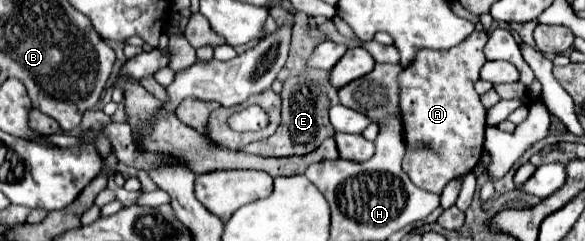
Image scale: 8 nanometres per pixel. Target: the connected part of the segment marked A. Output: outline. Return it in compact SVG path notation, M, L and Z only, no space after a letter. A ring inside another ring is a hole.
M473 31L461 45L451 49L423 49L399 75L403 133L409 145L403 157L403 171L417 187L429 193L441 195L451 179L471 173L481 159L487 111L473 85L479 79L479 69L487 61L483 55L485 43L487 31ZM421 141L429 145L429 151L421 151Z

